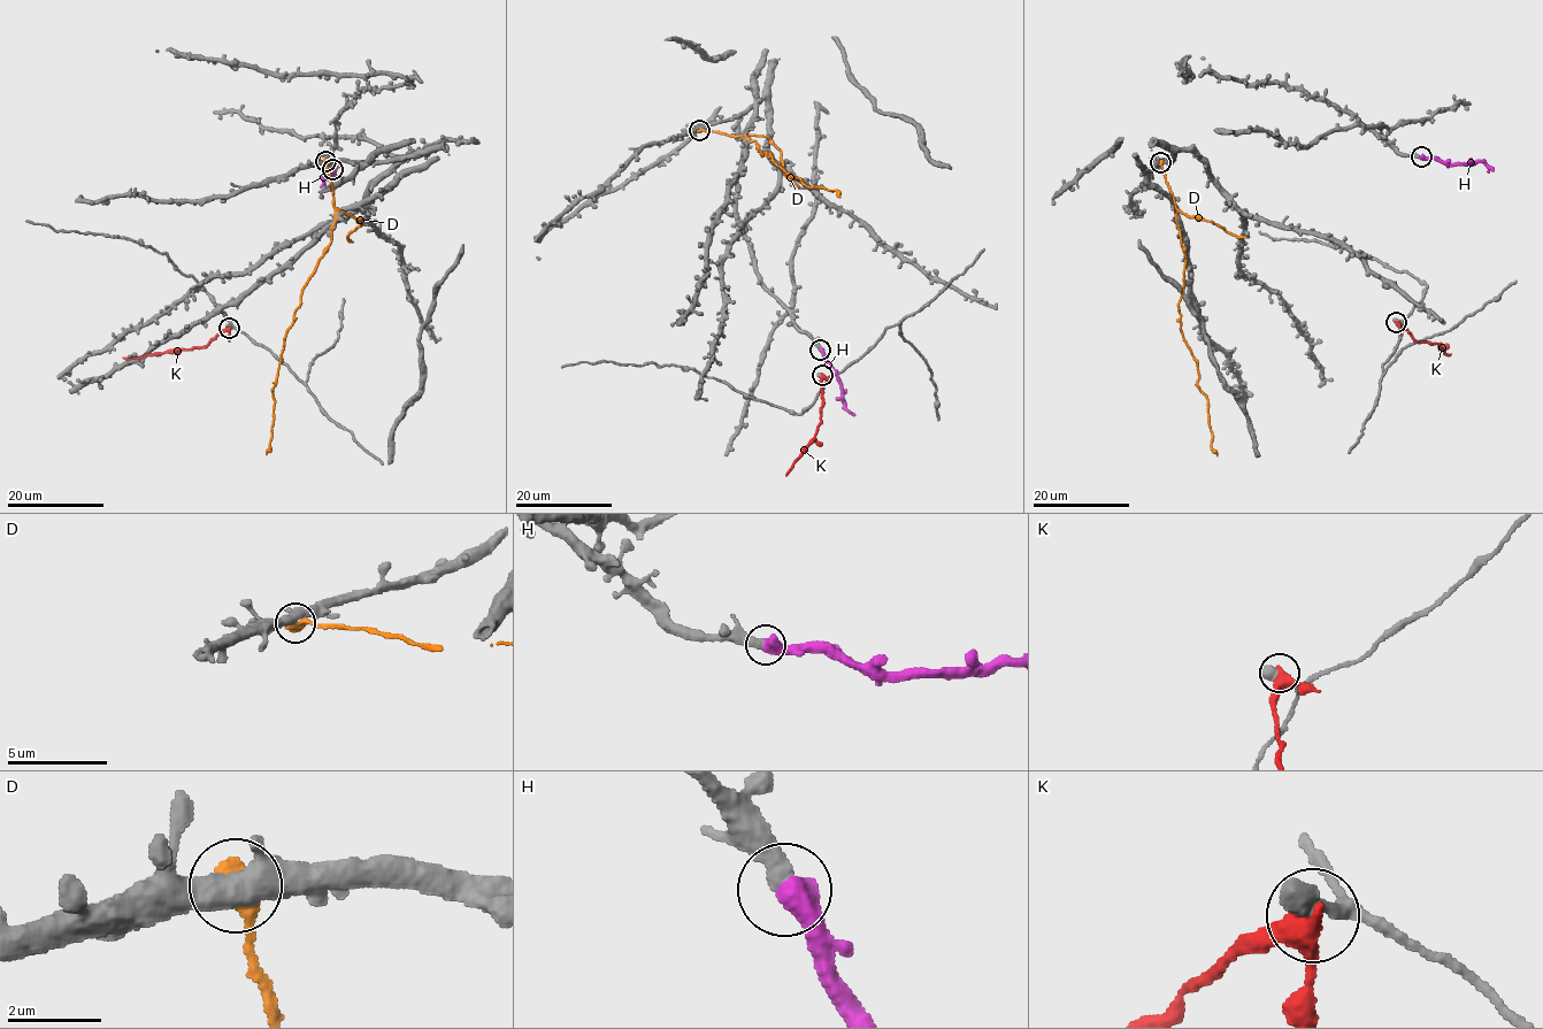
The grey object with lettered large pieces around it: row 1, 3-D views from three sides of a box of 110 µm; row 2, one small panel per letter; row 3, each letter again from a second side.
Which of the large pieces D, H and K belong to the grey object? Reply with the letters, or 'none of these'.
H

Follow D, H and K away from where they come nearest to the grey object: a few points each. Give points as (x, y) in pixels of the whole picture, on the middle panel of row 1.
D: (699, 130), (746, 136), (755, 140), (762, 156), (767, 152), (796, 178), (811, 187), (836, 190), (839, 197)
H: (820, 348), (826, 365), (837, 377), (844, 407), (854, 415)
K: (822, 375), (818, 430), (785, 475)

